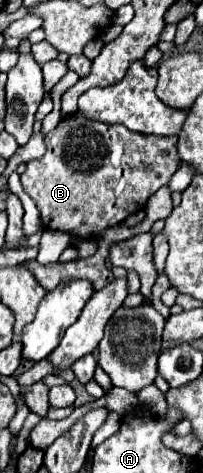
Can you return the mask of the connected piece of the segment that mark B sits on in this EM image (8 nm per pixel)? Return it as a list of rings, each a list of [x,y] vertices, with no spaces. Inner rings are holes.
[[[71,115],[61,119],[61,123],[45,137],[45,155],[27,163],[27,171],[21,175],[25,193],[35,201],[41,211],[41,221],[53,231],[63,231],[83,239],[97,239],[109,227],[115,227],[125,221],[131,213],[145,209],[147,199],[179,169],[179,151],[177,137],[159,137],[159,135],[141,135],[131,133],[125,127],[105,125],[89,121],[81,115]]]

